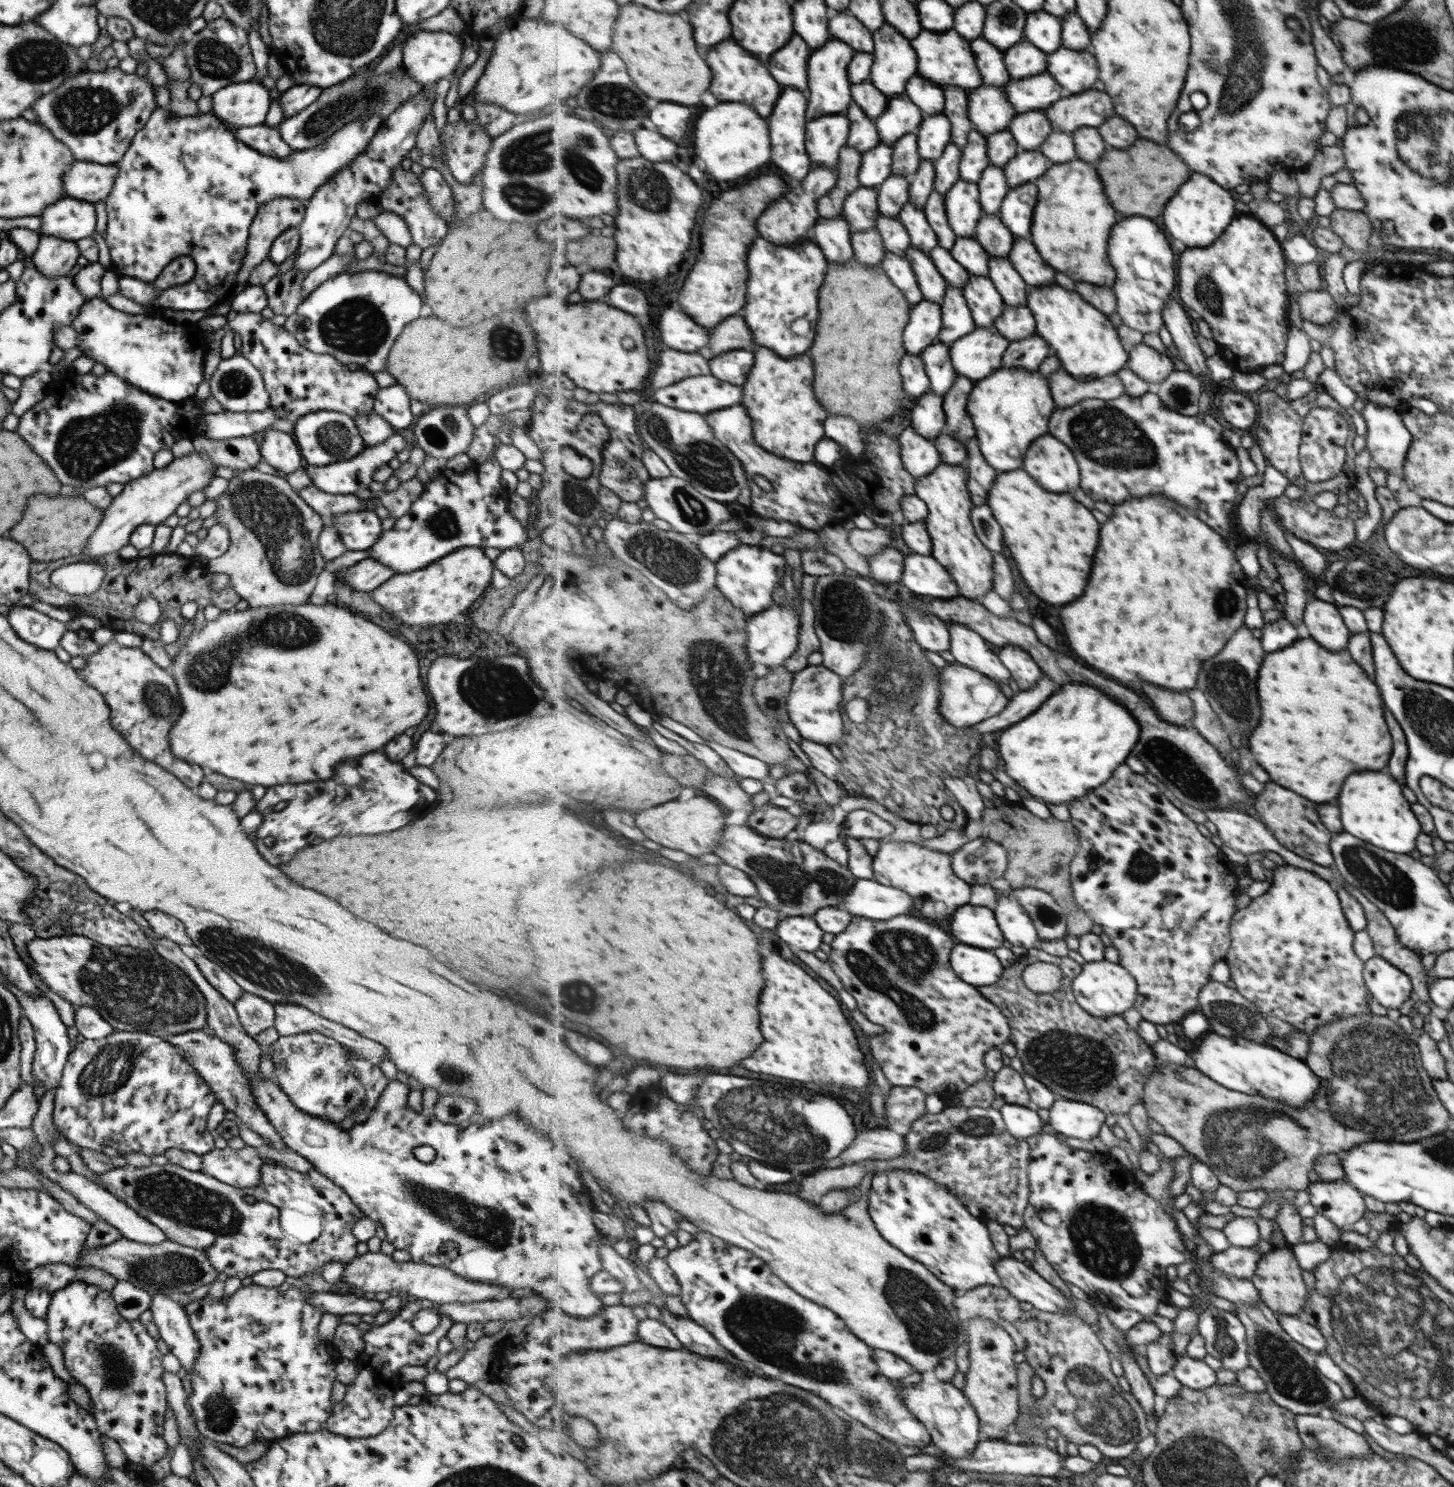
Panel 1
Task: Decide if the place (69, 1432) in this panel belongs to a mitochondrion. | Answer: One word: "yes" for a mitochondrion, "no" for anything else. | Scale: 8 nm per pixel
no

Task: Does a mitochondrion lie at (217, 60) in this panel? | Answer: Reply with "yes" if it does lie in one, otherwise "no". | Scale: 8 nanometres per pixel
yes

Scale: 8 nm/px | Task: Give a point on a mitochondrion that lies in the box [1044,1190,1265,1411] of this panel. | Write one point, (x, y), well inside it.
(1104, 1241)

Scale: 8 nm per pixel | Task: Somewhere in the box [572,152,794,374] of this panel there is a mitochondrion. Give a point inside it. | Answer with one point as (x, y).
(643, 176)

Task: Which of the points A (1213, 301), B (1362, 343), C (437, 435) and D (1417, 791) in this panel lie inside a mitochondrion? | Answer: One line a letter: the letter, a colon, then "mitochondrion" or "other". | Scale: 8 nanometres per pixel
A: mitochondrion
B: other
C: mitochondrion
D: other

